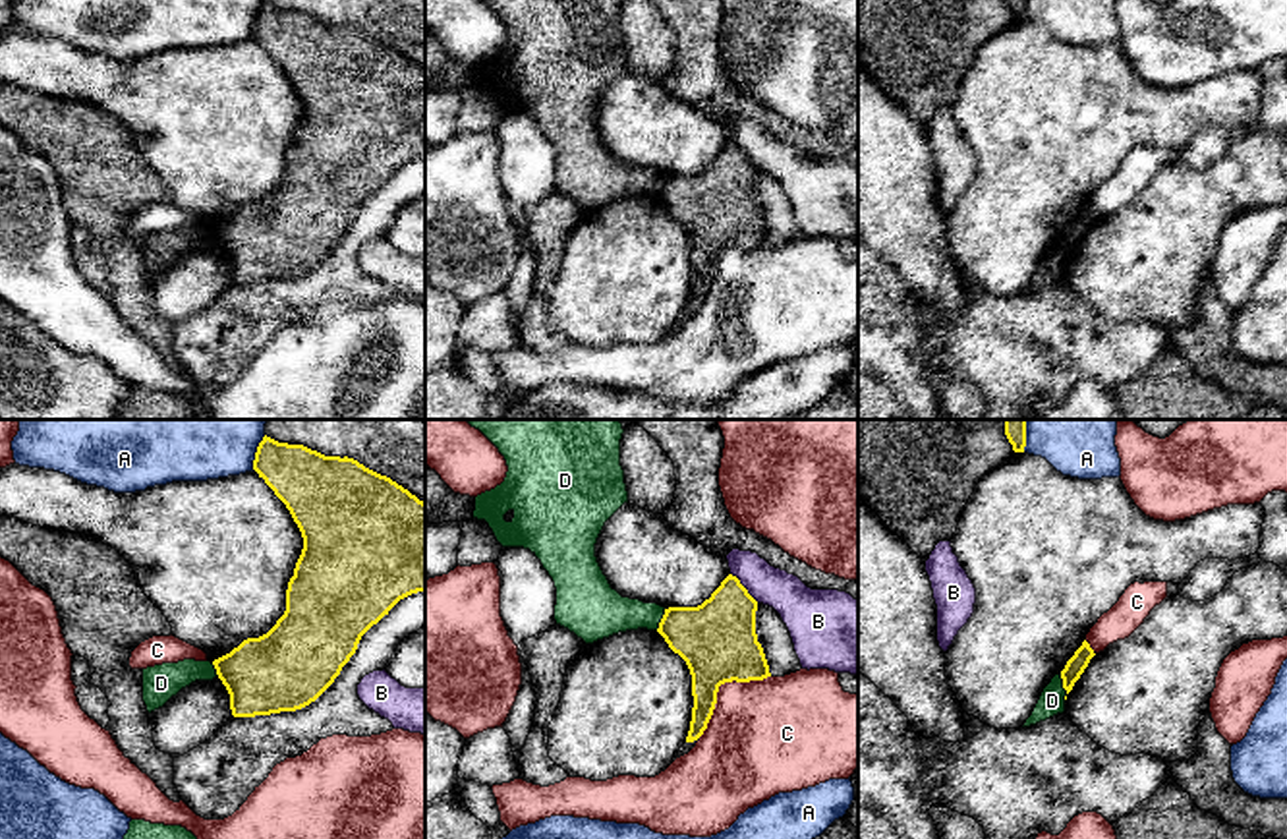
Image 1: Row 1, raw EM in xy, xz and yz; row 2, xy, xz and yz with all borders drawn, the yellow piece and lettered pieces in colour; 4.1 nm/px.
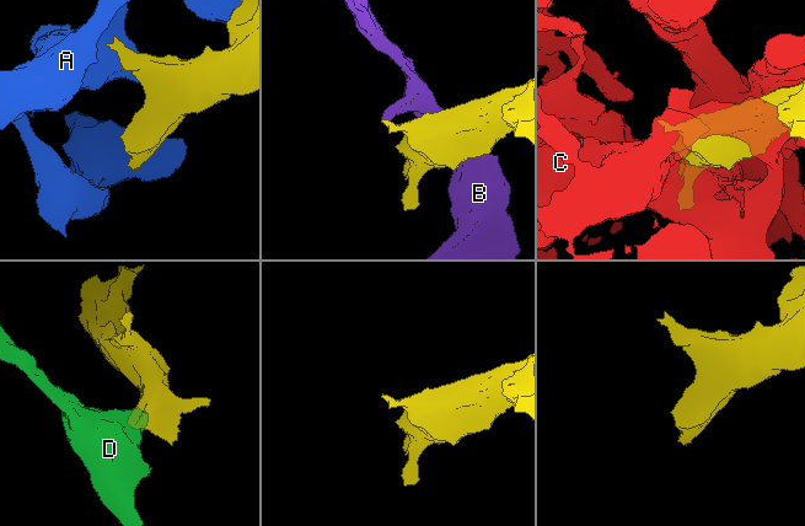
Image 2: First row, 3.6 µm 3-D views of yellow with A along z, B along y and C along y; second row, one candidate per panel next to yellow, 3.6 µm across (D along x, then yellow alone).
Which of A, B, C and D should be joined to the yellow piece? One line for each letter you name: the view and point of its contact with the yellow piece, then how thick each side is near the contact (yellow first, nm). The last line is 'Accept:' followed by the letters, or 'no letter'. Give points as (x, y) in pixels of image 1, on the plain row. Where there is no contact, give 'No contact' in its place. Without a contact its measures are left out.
Accept: no letter

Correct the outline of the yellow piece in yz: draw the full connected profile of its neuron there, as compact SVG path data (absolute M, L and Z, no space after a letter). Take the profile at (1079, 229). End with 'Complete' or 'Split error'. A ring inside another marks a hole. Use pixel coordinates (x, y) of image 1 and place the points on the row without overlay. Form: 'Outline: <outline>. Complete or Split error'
Outline: M1084 207L1074 222L1067 228L1065 236L1061 238L1063 255L1067 257L1067 261L1072 257L1074 249L1080 246L1094 222L1094 217Z. Complete

